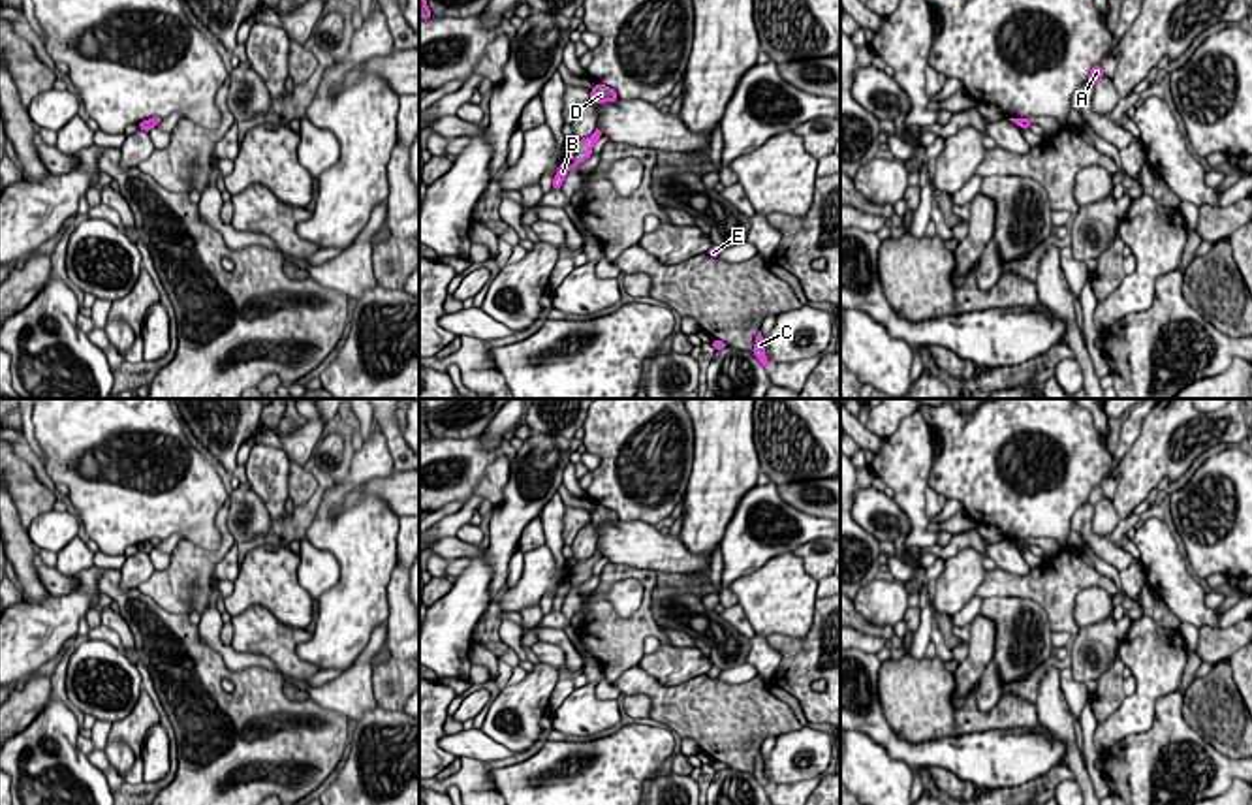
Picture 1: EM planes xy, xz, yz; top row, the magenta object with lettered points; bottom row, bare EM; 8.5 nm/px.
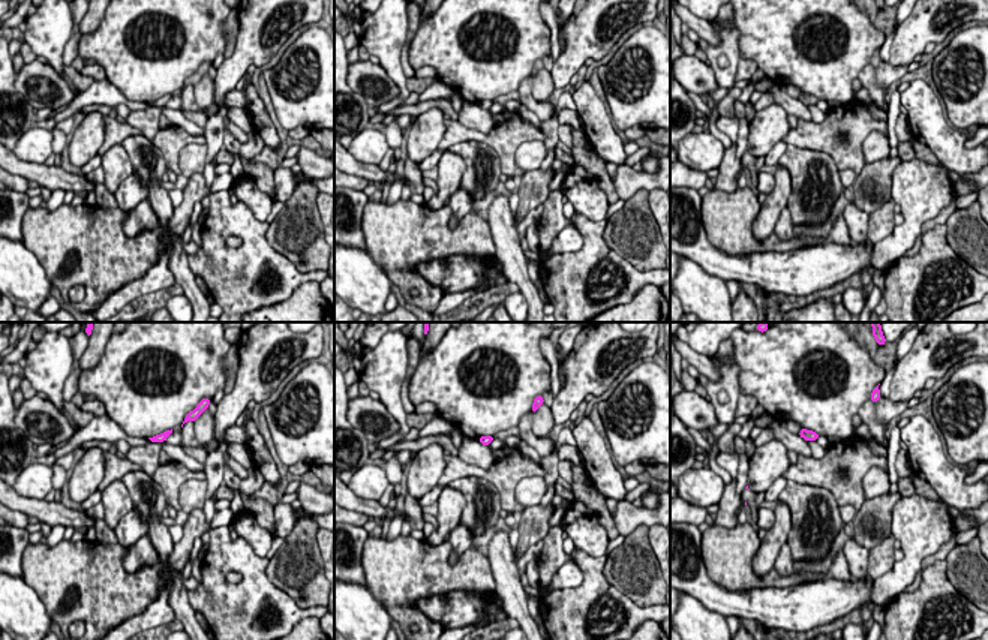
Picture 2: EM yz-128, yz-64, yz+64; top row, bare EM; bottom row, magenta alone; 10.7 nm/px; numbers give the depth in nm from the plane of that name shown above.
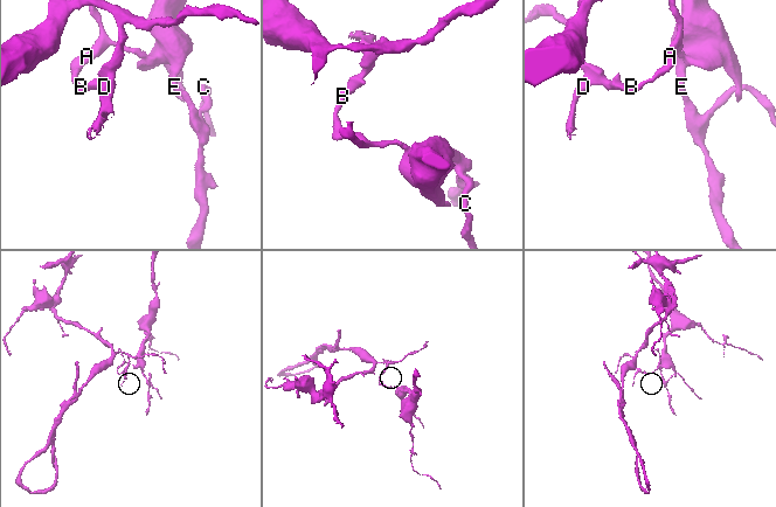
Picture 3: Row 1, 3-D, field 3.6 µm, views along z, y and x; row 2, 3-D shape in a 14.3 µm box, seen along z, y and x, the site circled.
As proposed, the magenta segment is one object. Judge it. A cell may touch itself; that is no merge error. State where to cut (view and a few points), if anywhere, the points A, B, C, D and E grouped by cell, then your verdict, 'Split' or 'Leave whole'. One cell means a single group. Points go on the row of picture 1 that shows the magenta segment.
Split along xz (568, 158), (572, 166). Groups: A B C E / D. Split

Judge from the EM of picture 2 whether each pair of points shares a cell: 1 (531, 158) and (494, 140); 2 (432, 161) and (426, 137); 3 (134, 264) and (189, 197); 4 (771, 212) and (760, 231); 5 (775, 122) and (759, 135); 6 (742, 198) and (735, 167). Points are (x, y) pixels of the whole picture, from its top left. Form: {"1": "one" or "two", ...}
{"1": "two", "2": "two", "3": "two", "4": "one", "5": "one", "6": "two"}

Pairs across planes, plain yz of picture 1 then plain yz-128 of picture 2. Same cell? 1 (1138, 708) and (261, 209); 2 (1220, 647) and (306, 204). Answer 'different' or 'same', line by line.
1: same
2: different

